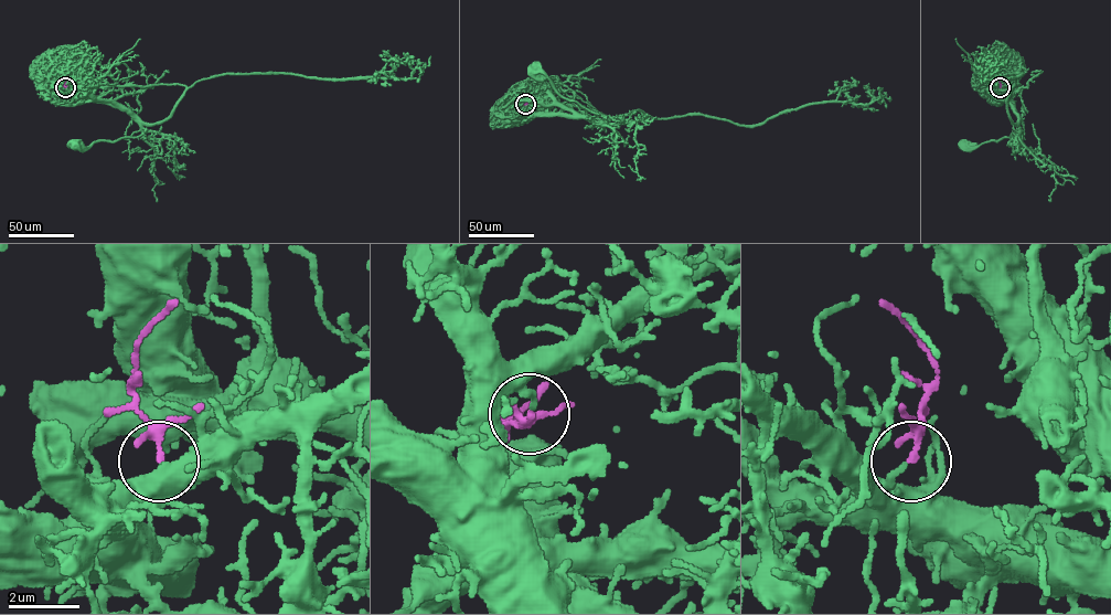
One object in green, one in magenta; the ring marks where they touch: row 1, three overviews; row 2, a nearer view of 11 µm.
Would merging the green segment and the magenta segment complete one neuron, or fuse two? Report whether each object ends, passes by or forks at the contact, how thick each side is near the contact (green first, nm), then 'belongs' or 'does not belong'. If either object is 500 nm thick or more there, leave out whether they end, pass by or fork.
green ends | magenta forks | 200/130 nm | belongs

